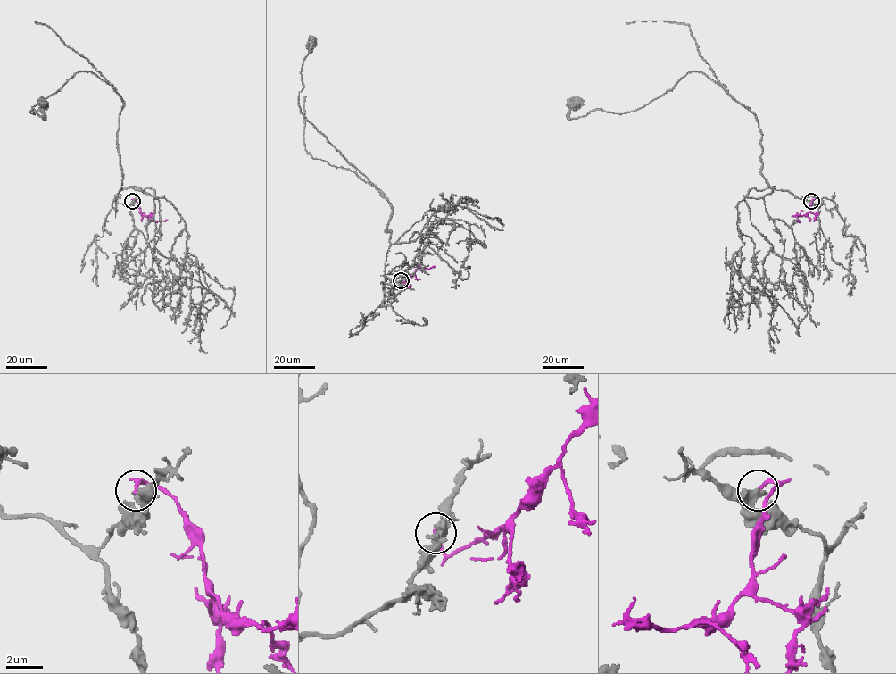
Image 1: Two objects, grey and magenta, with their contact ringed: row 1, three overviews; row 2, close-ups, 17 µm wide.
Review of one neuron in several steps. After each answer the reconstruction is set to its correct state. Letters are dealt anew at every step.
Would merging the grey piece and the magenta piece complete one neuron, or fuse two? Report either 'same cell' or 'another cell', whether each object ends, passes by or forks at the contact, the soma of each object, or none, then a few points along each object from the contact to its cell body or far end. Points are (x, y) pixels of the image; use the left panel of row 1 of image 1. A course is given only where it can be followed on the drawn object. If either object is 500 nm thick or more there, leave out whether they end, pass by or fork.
another cell; soma grey (42, 104); soma magenta none; course grey (132, 200), (128, 207), (115, 200), (124, 102), (111, 85), (78, 71), (29, 112), (44, 119), (43, 104); course magenta (132, 200), (136, 202), (143, 214), (160, 221), (168, 220)

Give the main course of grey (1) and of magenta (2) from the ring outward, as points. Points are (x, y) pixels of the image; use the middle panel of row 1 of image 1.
1: (401, 280), (384, 291), (389, 201), (300, 111), (302, 65), (311, 37), (311, 42)
2: (401, 280), (402, 283), (408, 279), (418, 266), (427, 269), (435, 266)

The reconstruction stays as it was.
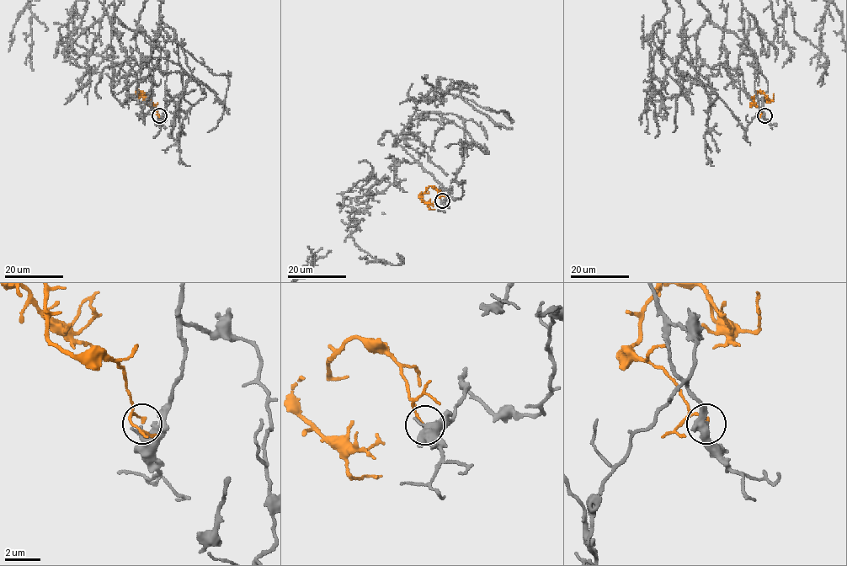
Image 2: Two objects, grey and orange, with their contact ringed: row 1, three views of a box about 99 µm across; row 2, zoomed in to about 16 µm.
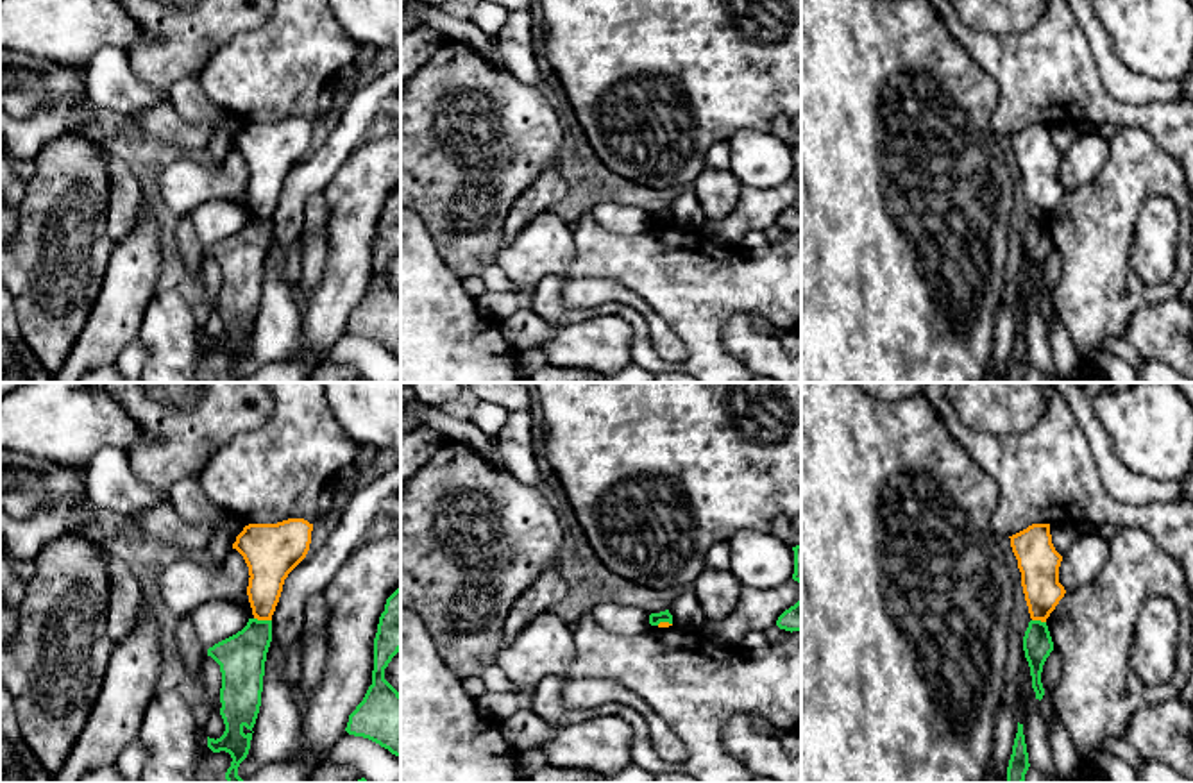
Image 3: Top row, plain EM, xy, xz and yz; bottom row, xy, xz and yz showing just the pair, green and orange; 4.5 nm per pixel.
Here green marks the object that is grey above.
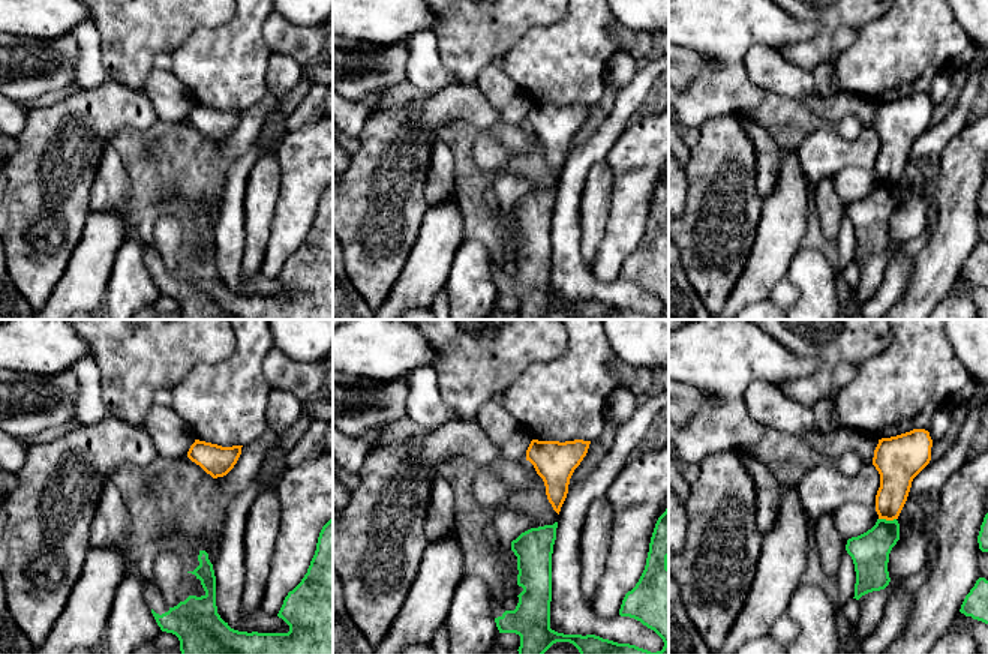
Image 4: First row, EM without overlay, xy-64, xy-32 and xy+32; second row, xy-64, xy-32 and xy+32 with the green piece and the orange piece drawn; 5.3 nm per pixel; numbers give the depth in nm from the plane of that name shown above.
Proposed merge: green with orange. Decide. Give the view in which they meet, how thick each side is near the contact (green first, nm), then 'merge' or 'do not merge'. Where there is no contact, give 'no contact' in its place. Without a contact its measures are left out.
xy | 220/190 nm | do not merge

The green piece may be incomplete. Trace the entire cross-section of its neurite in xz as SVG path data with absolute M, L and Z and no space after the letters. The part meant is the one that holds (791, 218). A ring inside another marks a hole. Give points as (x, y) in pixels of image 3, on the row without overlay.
M801 145L792 147L794 150L794 173L792 179L800 182L800 200L785 209L776 225L785 231L801 231Z

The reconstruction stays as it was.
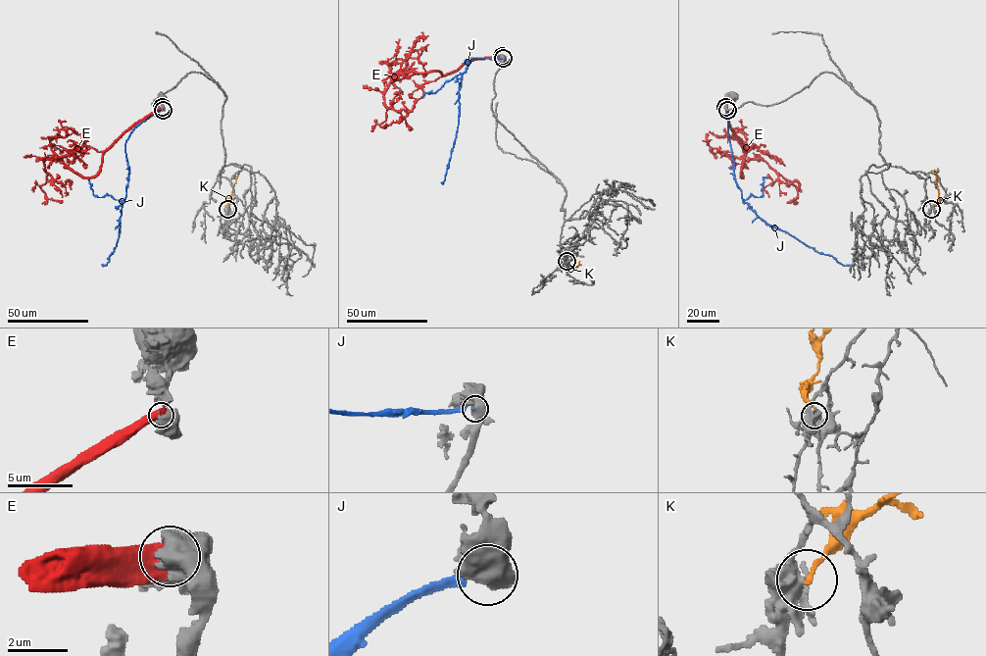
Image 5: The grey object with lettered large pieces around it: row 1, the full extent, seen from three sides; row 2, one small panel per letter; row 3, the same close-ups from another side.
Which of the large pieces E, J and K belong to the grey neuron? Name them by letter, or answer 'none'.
none

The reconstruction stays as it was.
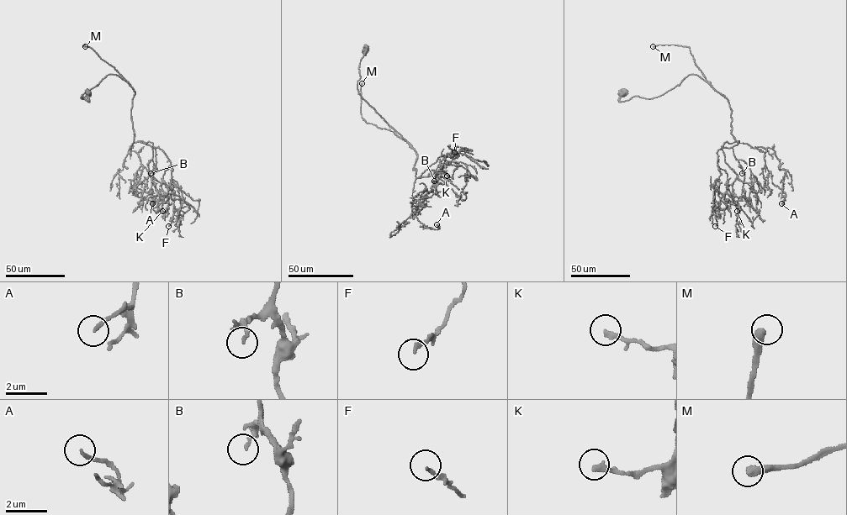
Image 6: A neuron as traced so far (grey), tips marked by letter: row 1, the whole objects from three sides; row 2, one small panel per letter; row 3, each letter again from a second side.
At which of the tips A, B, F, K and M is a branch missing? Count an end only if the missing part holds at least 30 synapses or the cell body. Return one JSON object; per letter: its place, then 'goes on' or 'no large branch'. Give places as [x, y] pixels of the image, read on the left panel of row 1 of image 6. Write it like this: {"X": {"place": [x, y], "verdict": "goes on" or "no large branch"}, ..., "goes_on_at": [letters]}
{"A": {"place": [152, 203], "verdict": "no large branch"}, "B": {"place": [150, 173], "verdict": "goes on"}, "F": {"place": [168, 226], "verdict": "no large branch"}, "K": {"place": [162, 211], "verdict": "no large branch"}, "M": {"place": [85, 46], "verdict": "goes on"}, "goes_on_at": ["B", "M"]}

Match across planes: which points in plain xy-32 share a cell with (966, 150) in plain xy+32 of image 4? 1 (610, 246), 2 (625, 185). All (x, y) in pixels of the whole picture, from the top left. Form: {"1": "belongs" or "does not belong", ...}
{"1": "belongs", "2": "belongs"}

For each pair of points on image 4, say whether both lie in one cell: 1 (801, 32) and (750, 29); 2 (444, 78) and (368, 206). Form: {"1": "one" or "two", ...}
{"1": "one", "2": "two"}

